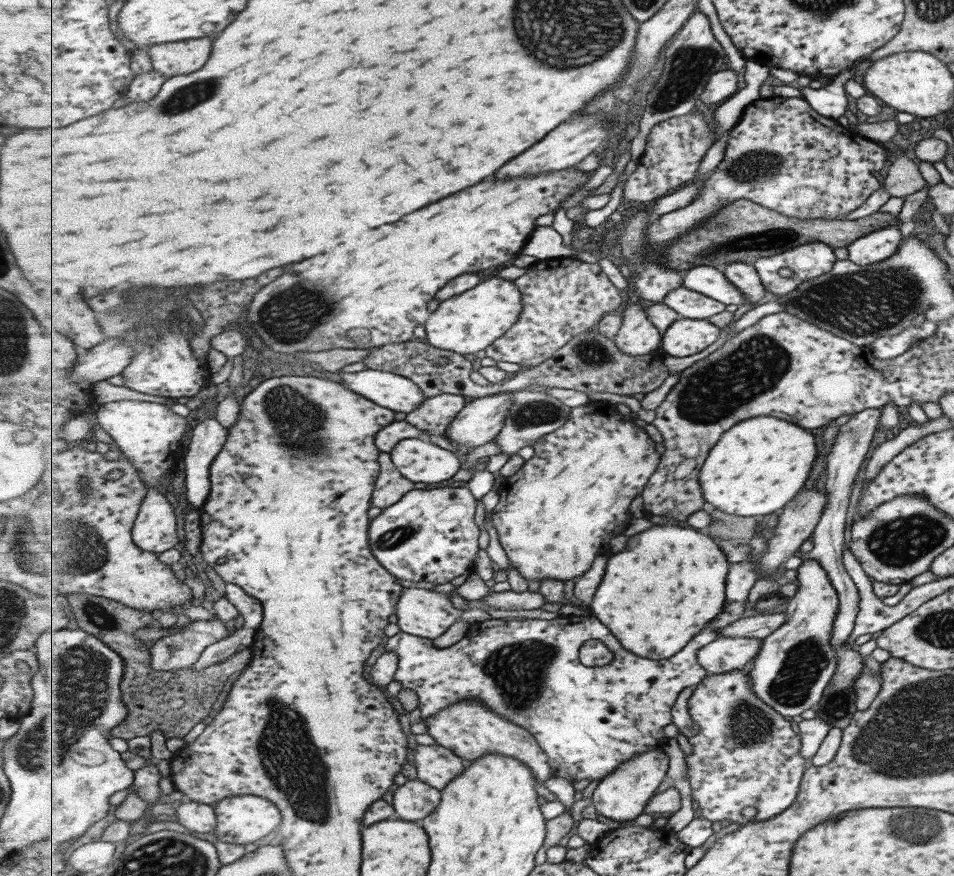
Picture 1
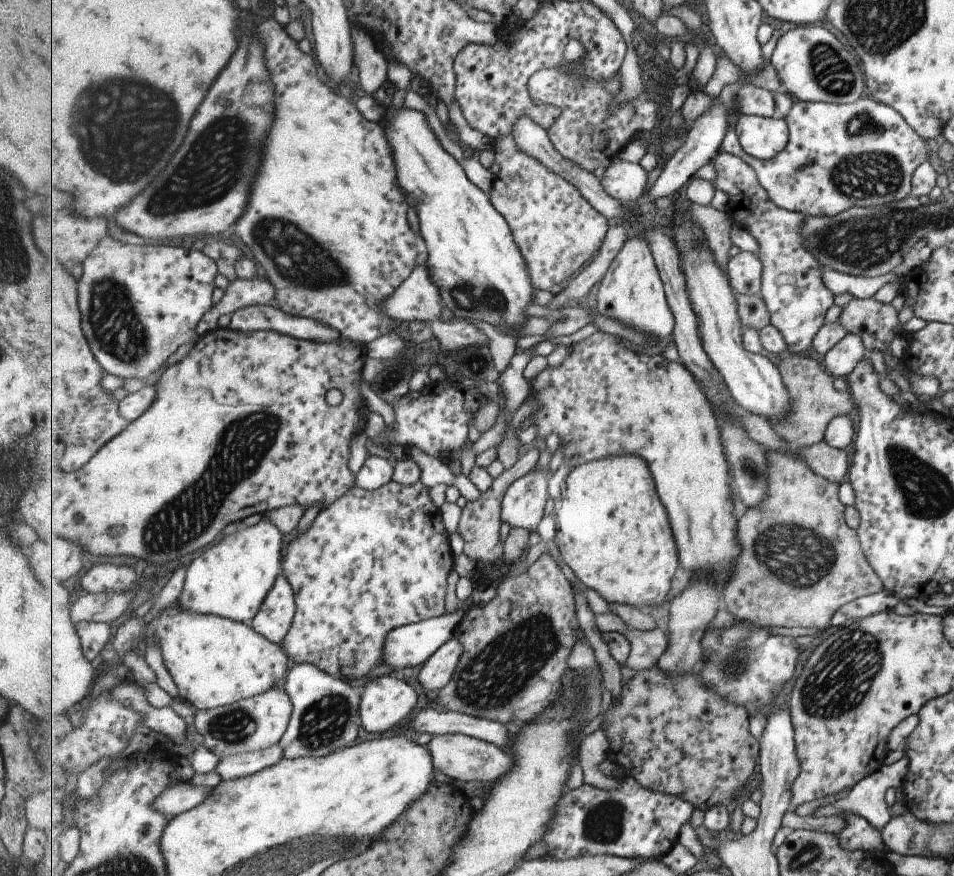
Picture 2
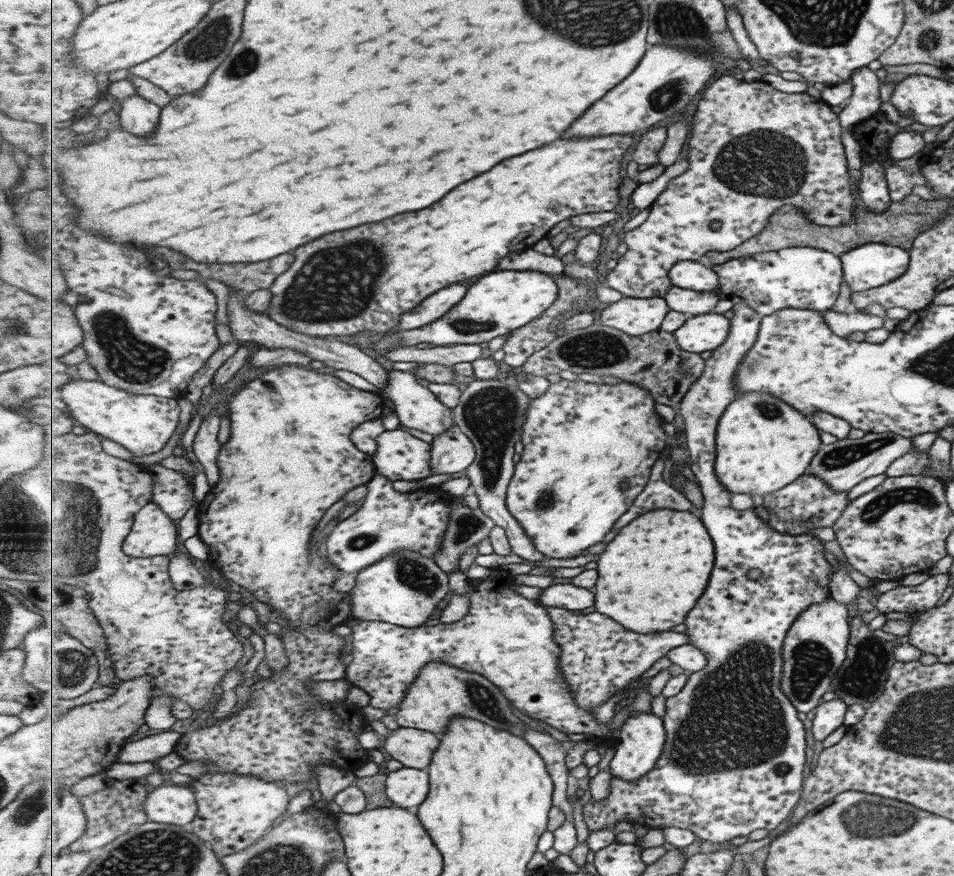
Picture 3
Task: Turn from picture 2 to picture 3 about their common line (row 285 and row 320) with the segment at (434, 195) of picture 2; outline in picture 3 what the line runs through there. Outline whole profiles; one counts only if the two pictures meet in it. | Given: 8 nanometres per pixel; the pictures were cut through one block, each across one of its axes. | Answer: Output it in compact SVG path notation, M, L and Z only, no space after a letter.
M496 270L471 285L465 298L439 320L413 330L395 330L392 334L383 336L372 348L376 356L385 358L387 351L395 345L415 346L425 342L429 346L447 347L491 342L497 336L509 334L533 322L558 300L559 284L551 274L538 271Z

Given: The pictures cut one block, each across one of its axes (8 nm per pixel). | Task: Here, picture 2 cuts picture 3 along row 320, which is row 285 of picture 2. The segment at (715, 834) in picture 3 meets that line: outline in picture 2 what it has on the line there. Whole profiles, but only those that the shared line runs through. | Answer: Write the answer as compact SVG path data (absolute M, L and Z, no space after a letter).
M740 251L729 260L727 273L732 287L739 295L761 294L764 270L758 254Z

